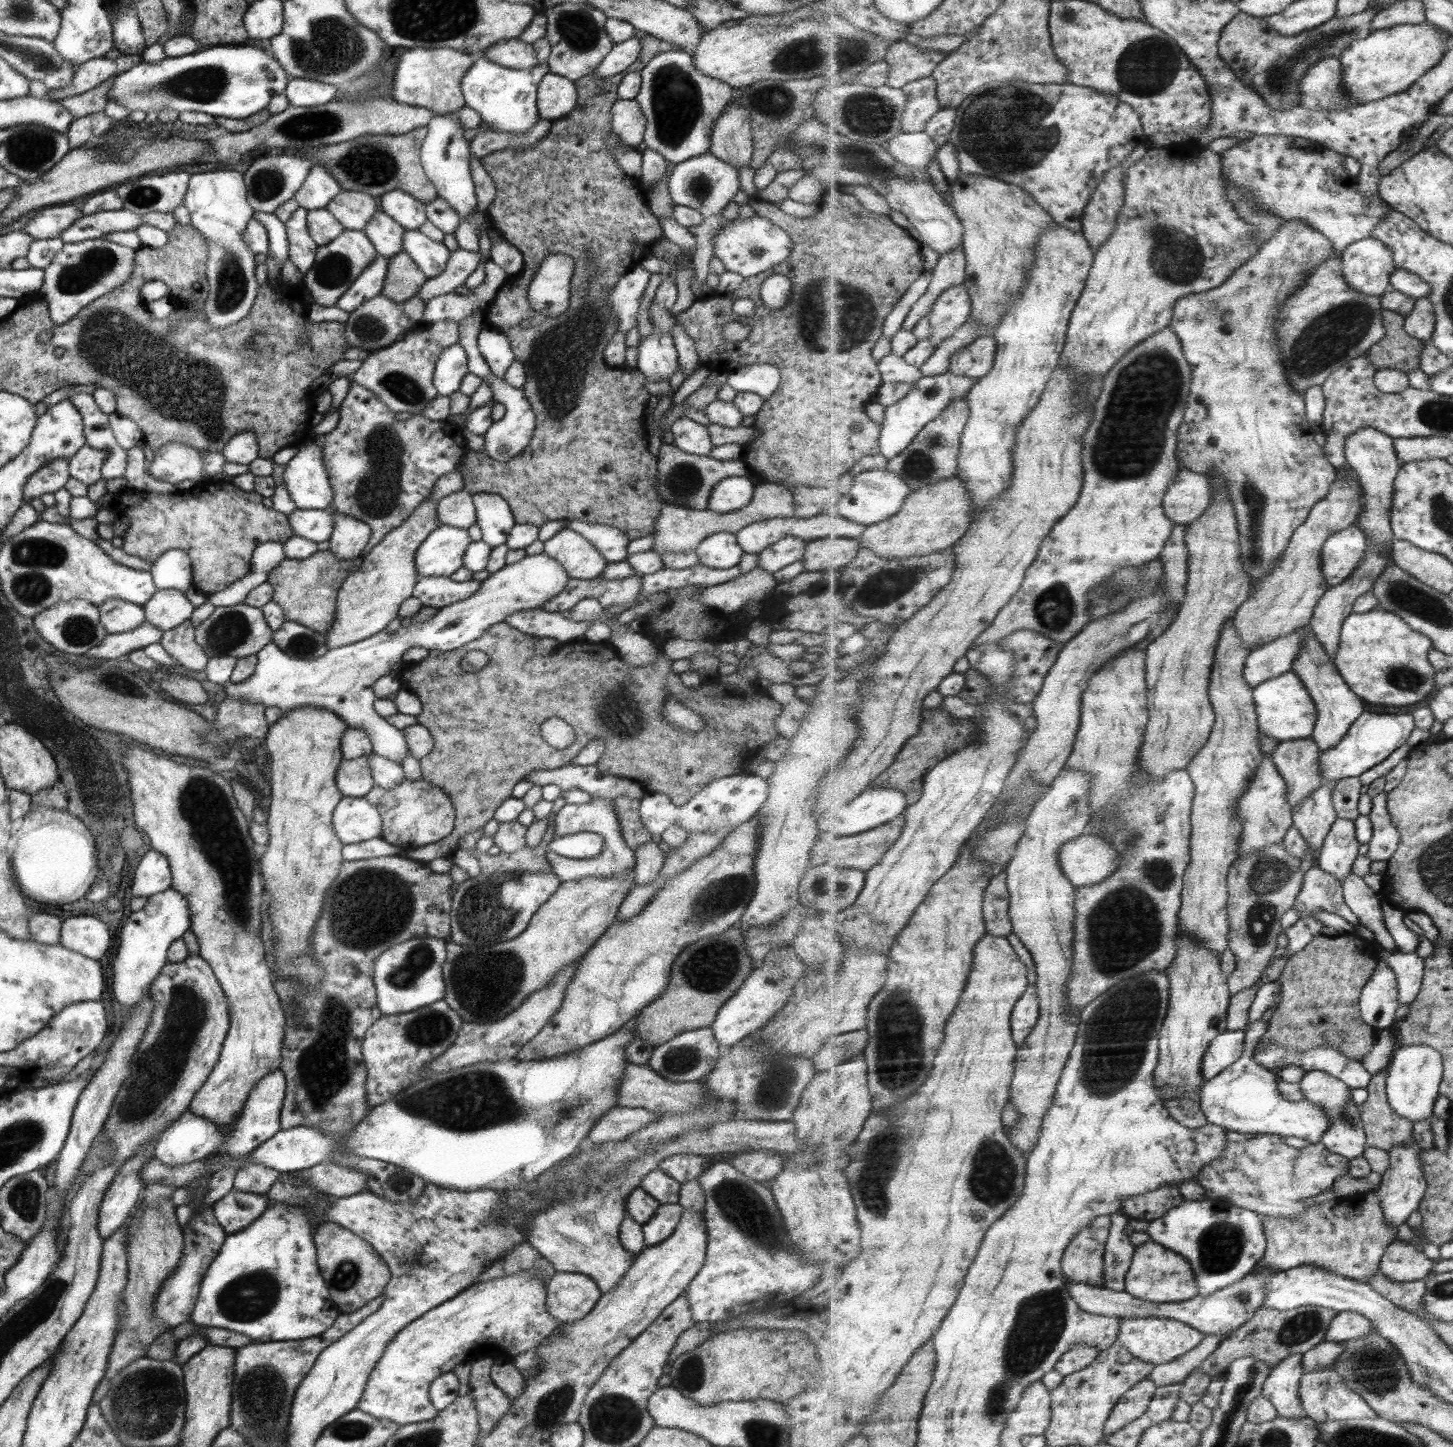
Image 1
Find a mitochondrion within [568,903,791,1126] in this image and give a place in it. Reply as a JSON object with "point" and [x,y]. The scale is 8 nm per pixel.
{"point":[709,969]}

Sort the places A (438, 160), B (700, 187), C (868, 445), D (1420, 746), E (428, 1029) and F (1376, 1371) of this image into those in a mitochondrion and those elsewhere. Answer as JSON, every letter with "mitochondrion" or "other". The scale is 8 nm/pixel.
{"A":"other","B":"mitochondrion","C":"other","D":"other","E":"mitochondrion","F":"mitochondrion"}

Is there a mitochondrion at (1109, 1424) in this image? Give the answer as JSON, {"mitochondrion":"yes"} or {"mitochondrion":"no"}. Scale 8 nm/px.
{"mitochondrion":"no"}

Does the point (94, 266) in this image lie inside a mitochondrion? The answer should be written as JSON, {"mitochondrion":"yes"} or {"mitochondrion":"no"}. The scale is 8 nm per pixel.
{"mitochondrion":"yes"}

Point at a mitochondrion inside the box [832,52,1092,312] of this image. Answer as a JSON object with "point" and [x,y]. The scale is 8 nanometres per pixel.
{"point":[1041,127]}

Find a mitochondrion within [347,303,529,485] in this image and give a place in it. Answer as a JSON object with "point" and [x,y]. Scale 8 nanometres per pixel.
{"point":[405,388]}

